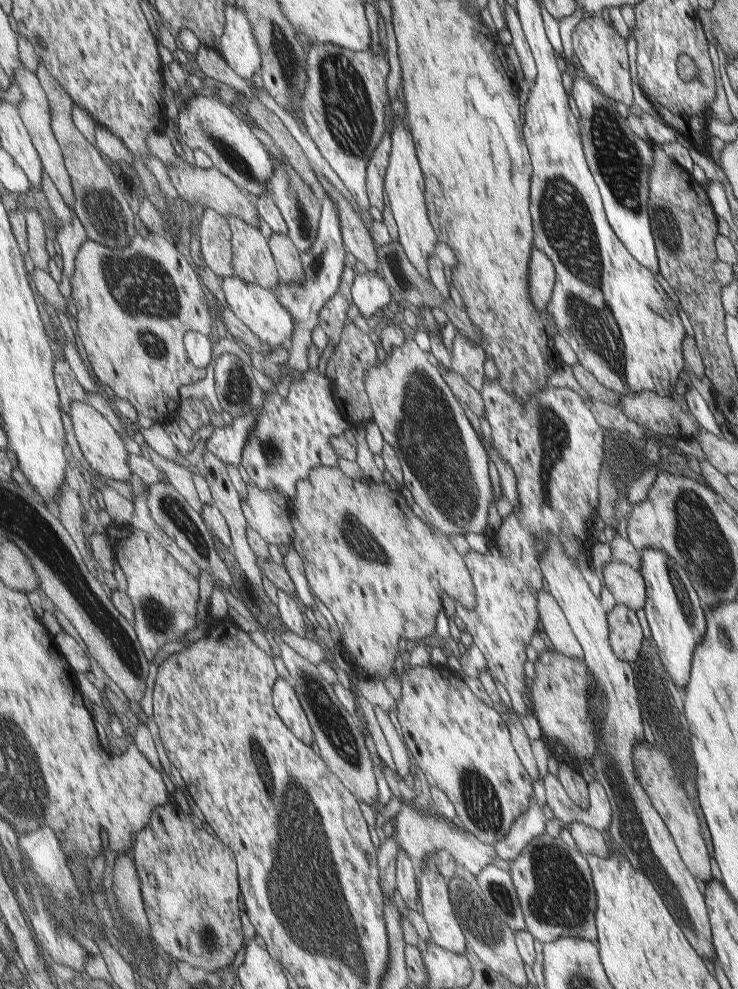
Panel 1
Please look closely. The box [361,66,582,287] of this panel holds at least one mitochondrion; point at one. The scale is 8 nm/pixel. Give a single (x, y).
(394, 263)

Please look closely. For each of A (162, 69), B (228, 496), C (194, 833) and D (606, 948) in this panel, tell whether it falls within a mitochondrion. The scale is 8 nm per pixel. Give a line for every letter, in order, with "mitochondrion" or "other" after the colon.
A: other
B: other
C: other
D: other

